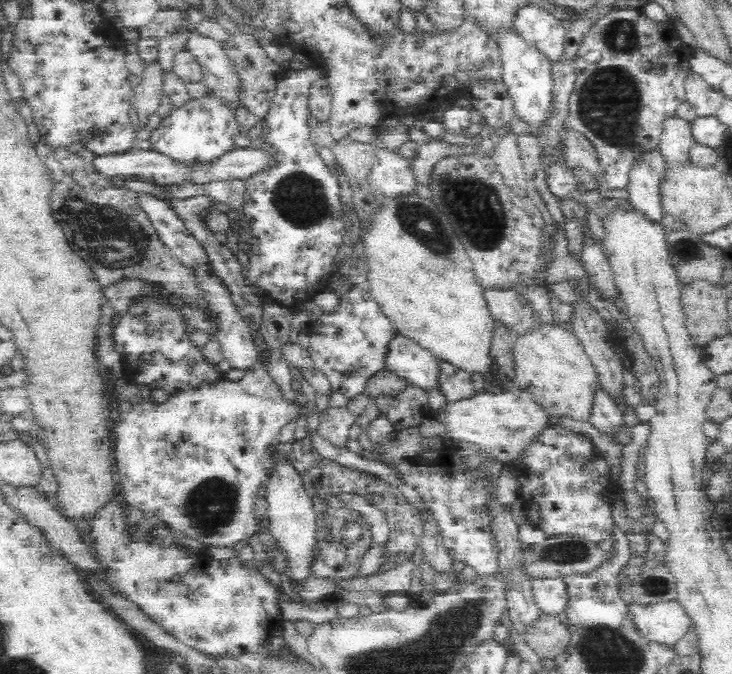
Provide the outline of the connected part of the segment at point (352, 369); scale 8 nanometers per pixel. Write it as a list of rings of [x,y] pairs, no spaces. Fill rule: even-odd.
[[[366,281],[354,285],[350,292],[341,297],[341,302],[342,306],[336,314],[322,315],[318,322],[312,323],[307,350],[314,366],[328,377],[333,390],[341,392],[351,401],[366,394],[368,379],[385,368],[388,336],[394,328],[372,298]]]

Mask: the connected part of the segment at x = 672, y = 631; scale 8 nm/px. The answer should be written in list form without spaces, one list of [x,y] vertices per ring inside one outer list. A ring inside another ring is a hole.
[[[627,599],[626,607],[639,636],[652,643],[674,646],[692,623],[677,600],[641,605]]]

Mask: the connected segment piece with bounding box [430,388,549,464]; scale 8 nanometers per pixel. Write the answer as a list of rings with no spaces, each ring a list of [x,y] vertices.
[[[520,388],[505,393],[474,392],[462,400],[447,400],[444,408],[430,417],[442,423],[443,434],[454,441],[474,442],[483,452],[490,452],[504,462],[514,460],[520,448],[548,424],[549,417],[528,391]]]

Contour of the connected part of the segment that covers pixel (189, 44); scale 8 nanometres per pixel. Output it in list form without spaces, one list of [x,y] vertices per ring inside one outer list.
[[[194,30],[188,34],[184,50],[192,54],[200,64],[202,82],[209,87],[210,94],[234,103],[238,99],[239,80],[233,72],[233,65],[228,63],[221,44]]]

